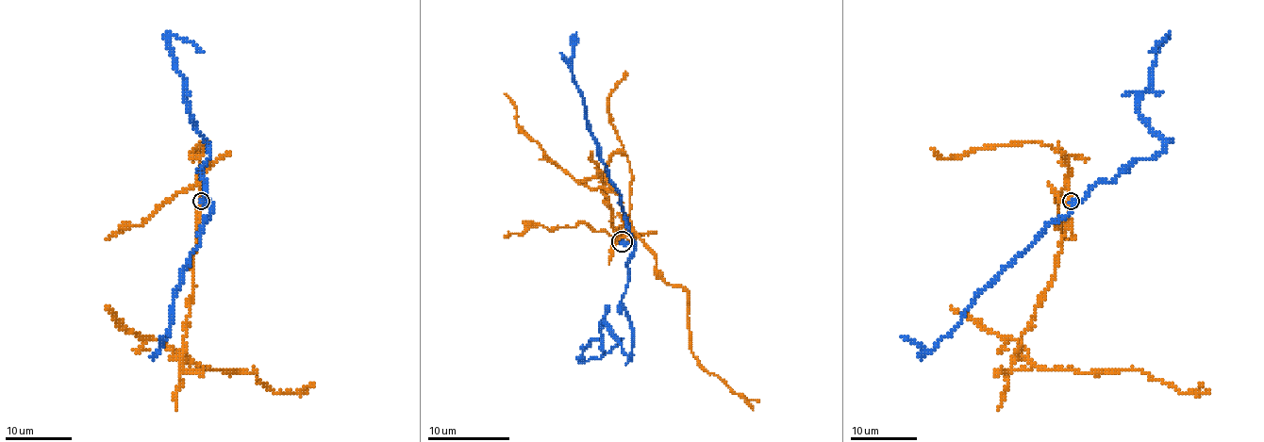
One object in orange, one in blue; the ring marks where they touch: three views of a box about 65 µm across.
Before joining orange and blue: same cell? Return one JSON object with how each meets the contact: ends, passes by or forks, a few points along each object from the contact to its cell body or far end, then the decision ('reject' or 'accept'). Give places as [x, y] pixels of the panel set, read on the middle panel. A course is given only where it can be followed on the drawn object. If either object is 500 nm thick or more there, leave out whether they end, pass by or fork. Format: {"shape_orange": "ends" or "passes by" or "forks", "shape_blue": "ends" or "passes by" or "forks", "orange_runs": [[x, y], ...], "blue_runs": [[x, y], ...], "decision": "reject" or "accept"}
{"orange_runs": [[622, 241], [599, 171], [584, 182], [619, 196], [660, 276], [687, 293], [693, 356], [737, 394], [759, 401]], "blue_runs": [[622, 241], [634, 250], [622, 305], [632, 354], [603, 323], [584, 361], [623, 338]], "decision": "reject"}

